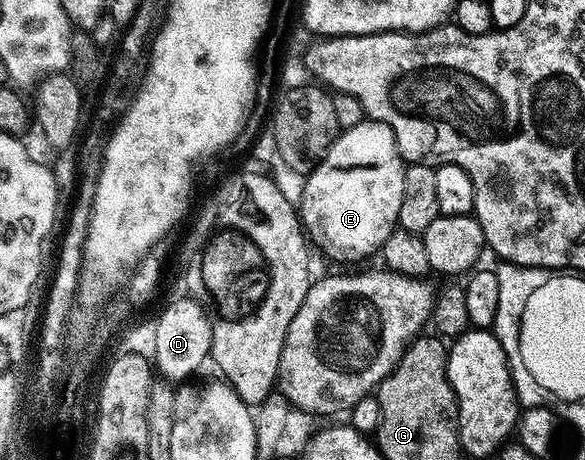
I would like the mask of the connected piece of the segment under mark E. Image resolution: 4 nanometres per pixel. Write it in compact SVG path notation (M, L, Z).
M363 120L357 122L355 126L345 127L339 133L338 139L328 148L328 152L319 160L318 165L305 175L302 186L302 199L297 199L296 209L300 215L300 221L308 231L311 239L318 238L322 234L322 238L334 250L339 250L342 254L374 254L377 255L382 249L384 240L388 240L388 236L398 226L398 217L400 216L400 199L404 197L404 172L407 163L402 161L398 145L396 144L396 136L392 132L392 128L388 128L388 124L376 122L373 120Z

